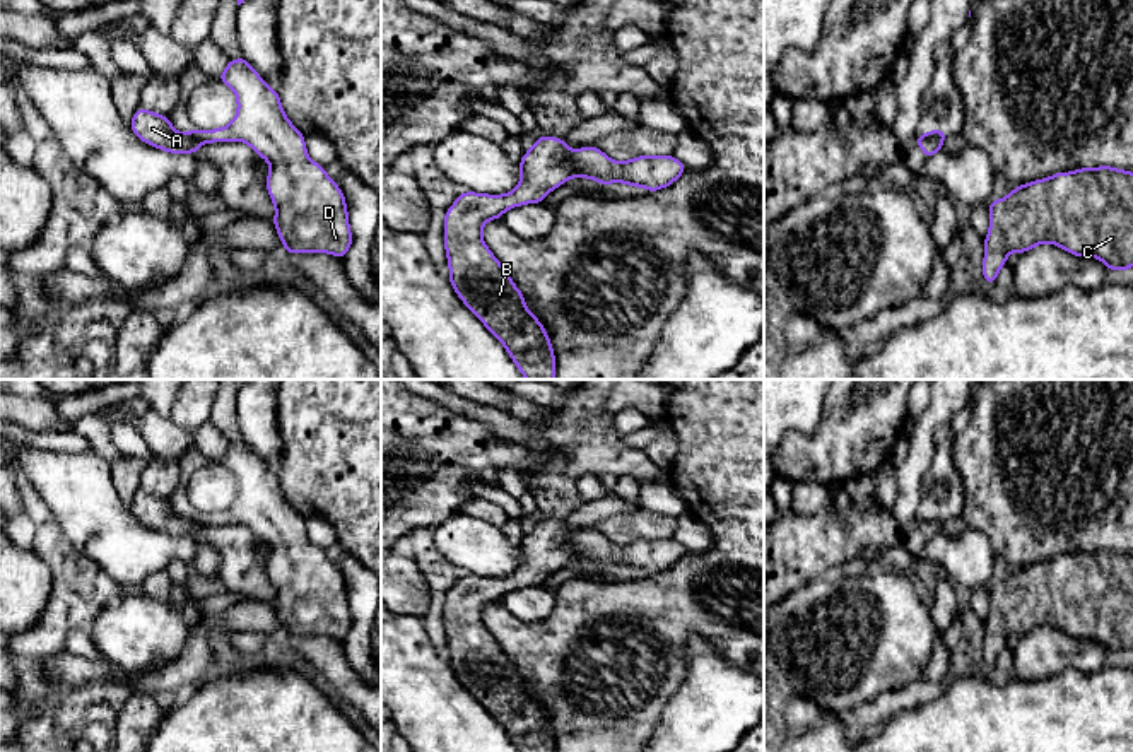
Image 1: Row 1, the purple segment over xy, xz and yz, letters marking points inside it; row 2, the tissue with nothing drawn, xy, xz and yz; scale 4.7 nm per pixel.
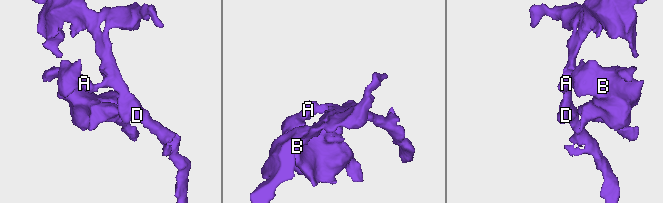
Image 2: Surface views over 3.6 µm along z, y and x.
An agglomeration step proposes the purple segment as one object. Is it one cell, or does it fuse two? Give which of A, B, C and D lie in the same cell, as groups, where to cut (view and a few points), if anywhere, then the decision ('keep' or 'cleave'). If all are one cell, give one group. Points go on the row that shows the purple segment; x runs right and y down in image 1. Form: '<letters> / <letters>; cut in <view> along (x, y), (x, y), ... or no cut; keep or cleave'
A B C / D; cut in xz along (573, 161), (569, 176); cleave

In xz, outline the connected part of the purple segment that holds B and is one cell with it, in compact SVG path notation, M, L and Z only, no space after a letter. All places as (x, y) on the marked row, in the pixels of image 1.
M540 135L520 161L521 179L504 195L463 191L444 215L444 250L449 265L449 284L465 306L501 340L509 357L526 379L555 379L555 357L550 338L540 320L525 306L525 297L499 260L482 239L487 220L501 219L513 207L540 203L547 193L564 185L572 173L572 149L566 140Z

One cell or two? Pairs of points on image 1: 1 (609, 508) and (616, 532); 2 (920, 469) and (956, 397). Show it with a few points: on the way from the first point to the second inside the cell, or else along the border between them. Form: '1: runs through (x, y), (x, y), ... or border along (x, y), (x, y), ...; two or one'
1: border along (639, 510), (629, 515), (607, 516), (593, 527); two
2: runs through (921, 450), (925, 426), (937, 414); one

